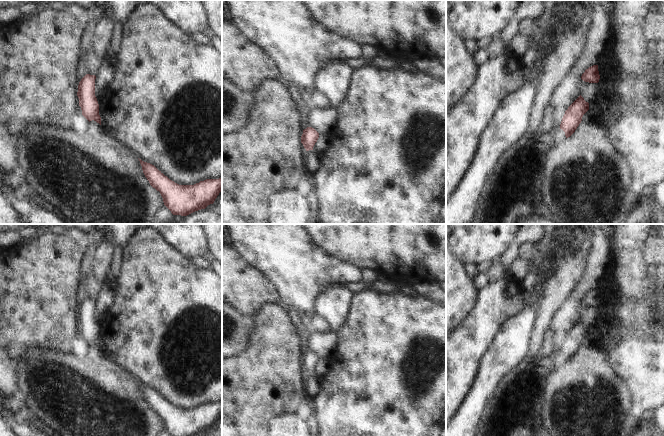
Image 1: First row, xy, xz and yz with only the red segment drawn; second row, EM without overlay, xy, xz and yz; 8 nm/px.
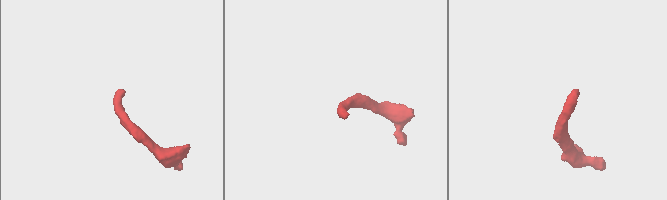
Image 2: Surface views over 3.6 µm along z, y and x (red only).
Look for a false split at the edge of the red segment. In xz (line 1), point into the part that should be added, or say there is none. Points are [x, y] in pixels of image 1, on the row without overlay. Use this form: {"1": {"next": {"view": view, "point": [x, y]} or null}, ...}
{"1": {"next": null}}

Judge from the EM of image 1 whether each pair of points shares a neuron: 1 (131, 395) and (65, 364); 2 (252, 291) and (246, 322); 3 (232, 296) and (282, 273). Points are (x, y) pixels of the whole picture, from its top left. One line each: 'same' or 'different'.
1: same
2: different
3: different

